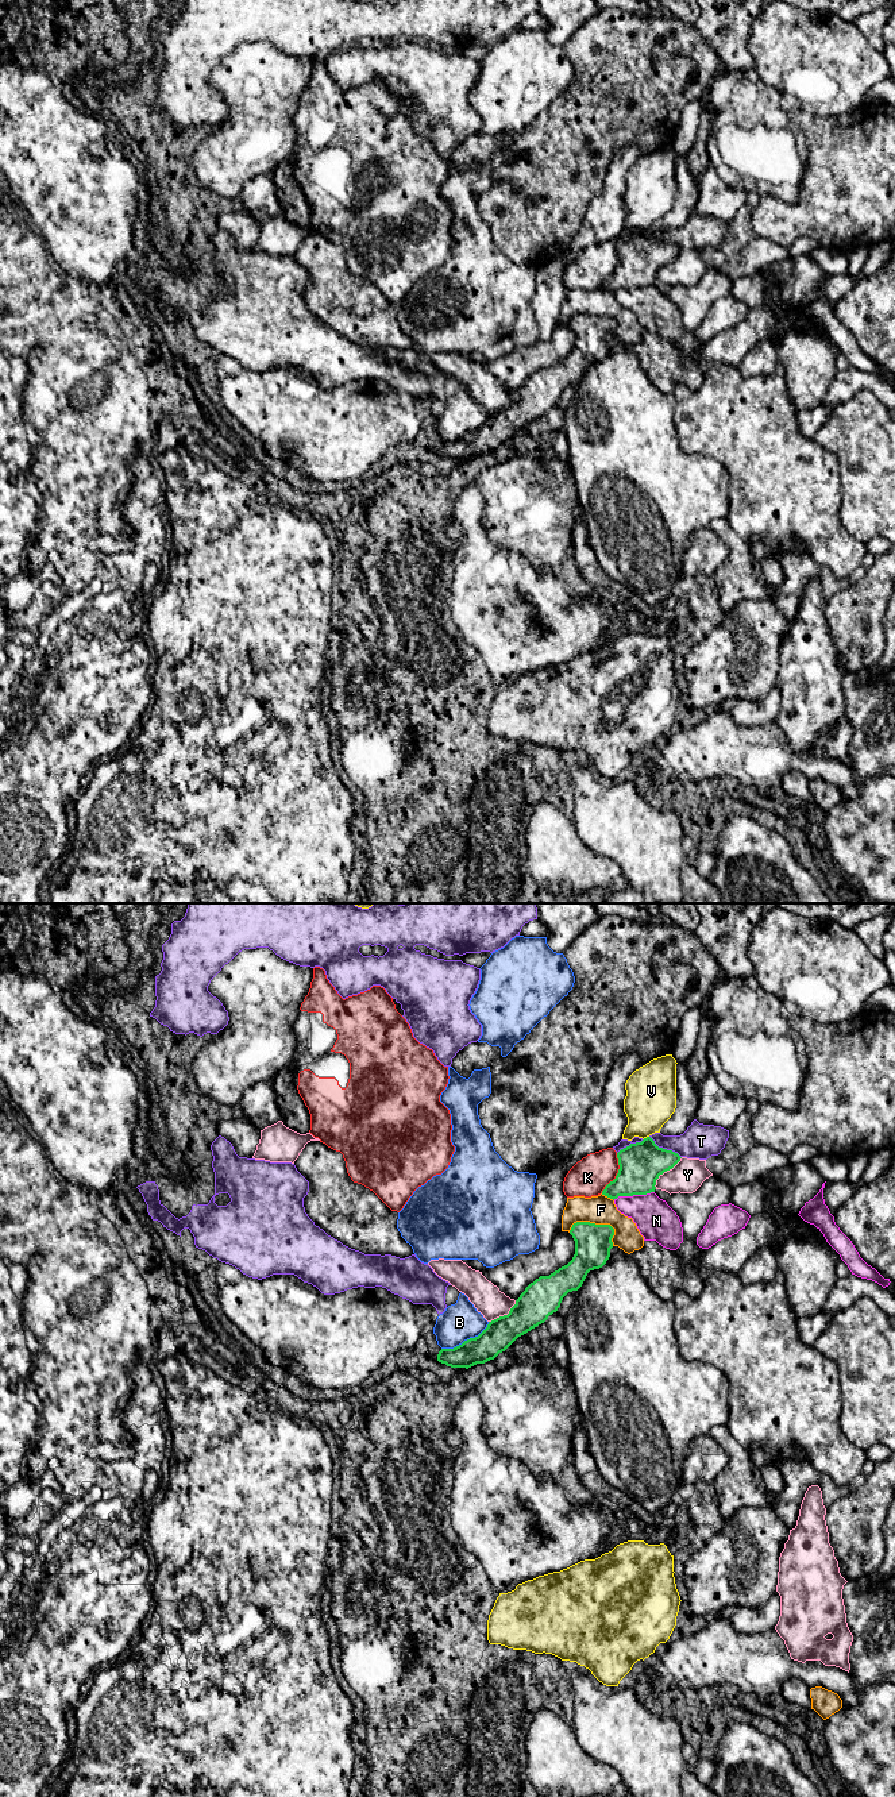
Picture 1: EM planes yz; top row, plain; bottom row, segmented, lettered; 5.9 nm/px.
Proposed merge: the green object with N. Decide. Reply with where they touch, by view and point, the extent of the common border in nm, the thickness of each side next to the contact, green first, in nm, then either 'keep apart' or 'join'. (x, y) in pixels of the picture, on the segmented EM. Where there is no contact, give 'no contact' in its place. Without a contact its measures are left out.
yz (633, 1194) | 260 nm | 260/240 nm | keep apart

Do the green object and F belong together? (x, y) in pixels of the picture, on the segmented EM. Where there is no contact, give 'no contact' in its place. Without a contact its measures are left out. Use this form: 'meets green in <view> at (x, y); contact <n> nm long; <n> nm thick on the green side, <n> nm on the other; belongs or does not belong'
meets green in yz at (598, 1225); contact 280 nm long; 220 nm thick on the green side, 180 nm on the other; does not belong

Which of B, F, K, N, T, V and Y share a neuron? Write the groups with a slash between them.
B / F / K / N / T / V / Y

